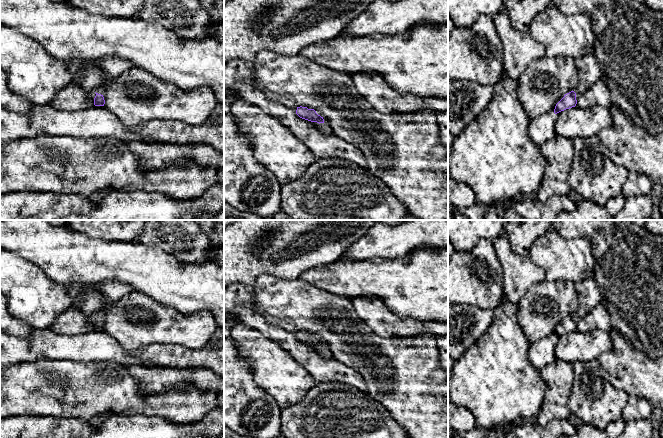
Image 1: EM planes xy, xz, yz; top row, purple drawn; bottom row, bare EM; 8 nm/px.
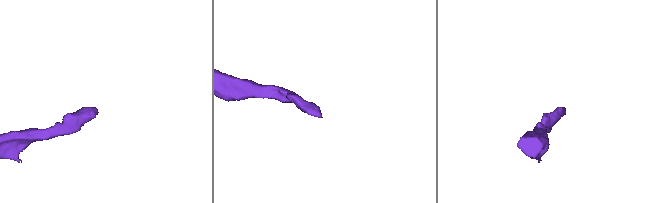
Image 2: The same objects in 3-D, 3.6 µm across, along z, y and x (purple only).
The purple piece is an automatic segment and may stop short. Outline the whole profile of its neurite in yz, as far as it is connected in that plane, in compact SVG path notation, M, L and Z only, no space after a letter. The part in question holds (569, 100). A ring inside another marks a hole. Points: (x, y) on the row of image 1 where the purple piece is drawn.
M571 91L564 95L564 97L556 104L554 113L557 114L566 109L575 107L577 104L576 93Z

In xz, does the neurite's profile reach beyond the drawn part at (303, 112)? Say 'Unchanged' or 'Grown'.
Grown

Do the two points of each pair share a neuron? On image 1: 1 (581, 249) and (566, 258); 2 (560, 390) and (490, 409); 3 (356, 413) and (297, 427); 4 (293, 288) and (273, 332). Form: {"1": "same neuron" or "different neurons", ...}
{"1": "same neuron", "2": "different neurons", "3": "same neuron", "4": "different neurons"}

